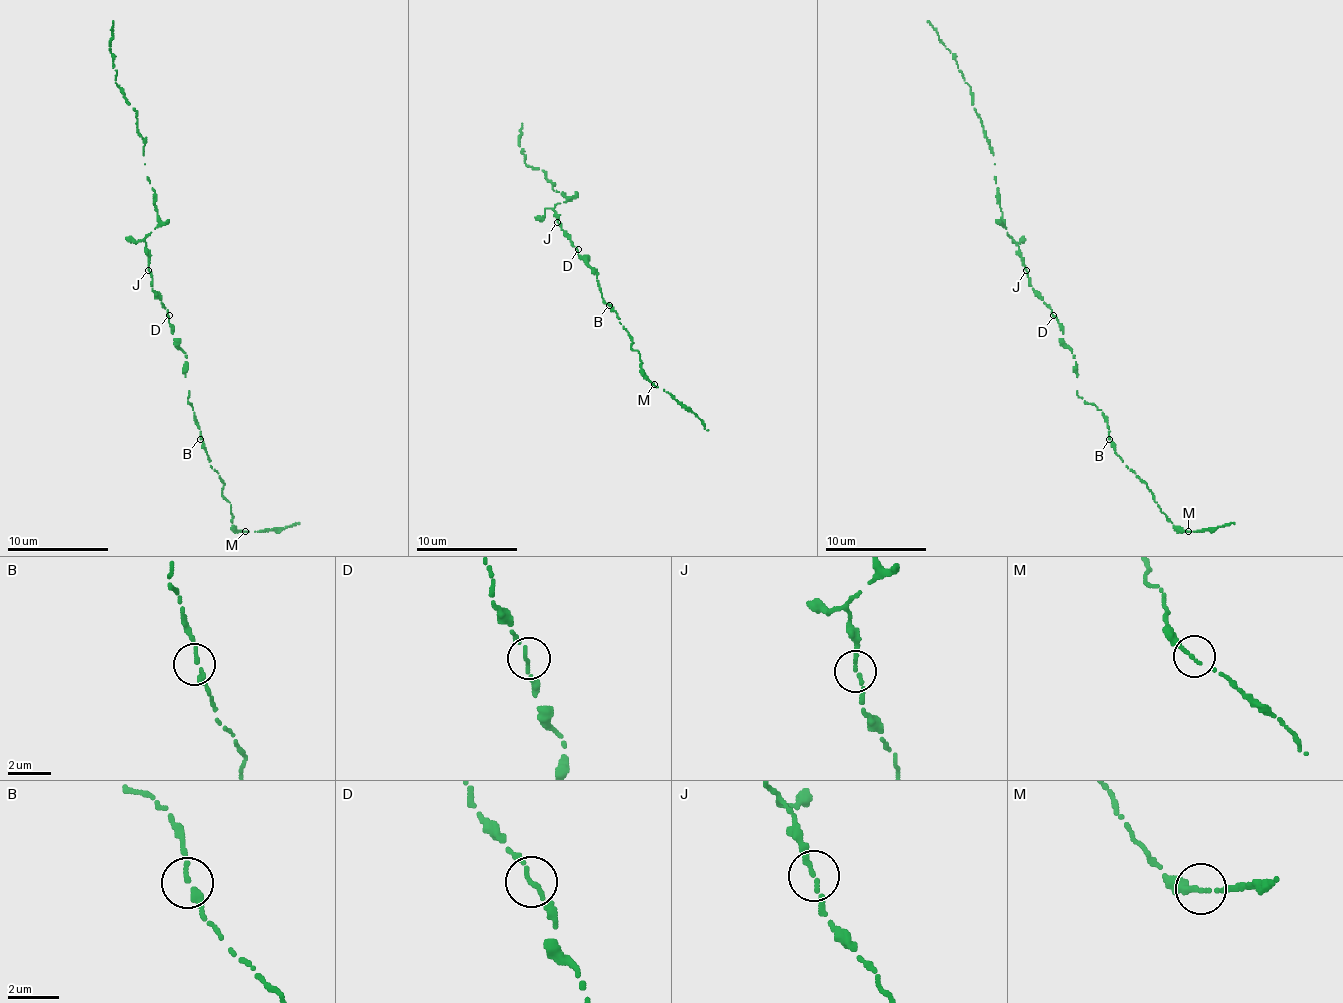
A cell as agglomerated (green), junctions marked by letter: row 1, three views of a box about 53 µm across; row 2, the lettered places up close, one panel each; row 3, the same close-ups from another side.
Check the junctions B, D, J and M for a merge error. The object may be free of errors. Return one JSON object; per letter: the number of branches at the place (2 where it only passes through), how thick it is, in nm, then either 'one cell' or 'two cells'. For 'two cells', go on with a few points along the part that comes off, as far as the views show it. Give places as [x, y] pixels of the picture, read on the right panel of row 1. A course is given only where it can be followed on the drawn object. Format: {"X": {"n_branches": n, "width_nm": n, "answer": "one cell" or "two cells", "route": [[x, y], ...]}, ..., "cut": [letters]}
{"B": {"n_branches": 2, "width_nm": 200, "answer": "one cell"}, "D": {"n_branches": 2, "width_nm": 150, "answer": "one cell"}, "J": {"n_branches": 2, "width_nm": 180, "answer": "two cells", "route": [[1025, 270], [1020, 249], [1003, 226], [990, 140], [985, 135], [967, 82], [927, 21]]}, "M": {"n_branches": 1, "width_nm": 240, "answer": "one cell"}, "cut": ["J"]}

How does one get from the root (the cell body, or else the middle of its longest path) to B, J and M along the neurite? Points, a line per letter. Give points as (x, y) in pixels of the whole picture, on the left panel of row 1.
B: (169, 320), (174, 343), (187, 356), (184, 376), (189, 391), (187, 399), (194, 411), (200, 439)
J: (169, 320), (162, 297), (151, 287), (149, 270)
M: (169, 320), (174, 343), (187, 356), (187, 399), (200, 439), (220, 475), (233, 526), (245, 531)

